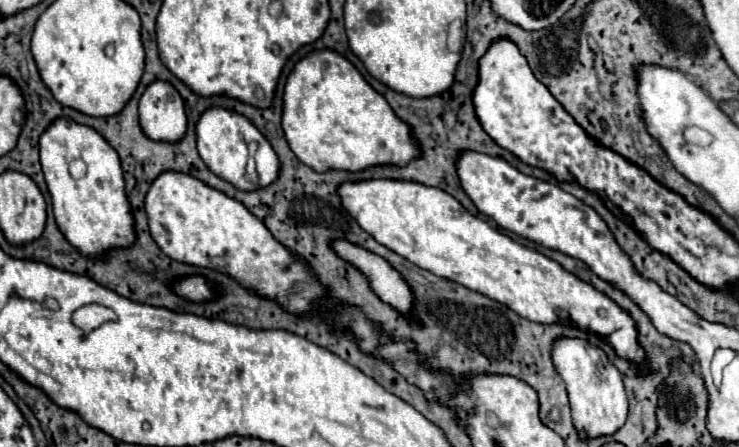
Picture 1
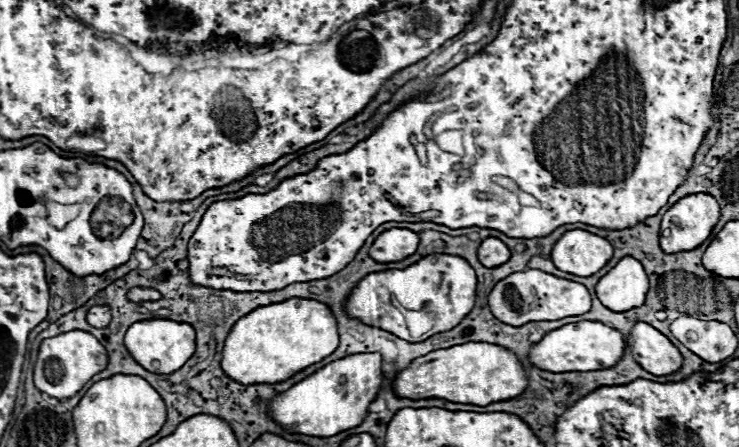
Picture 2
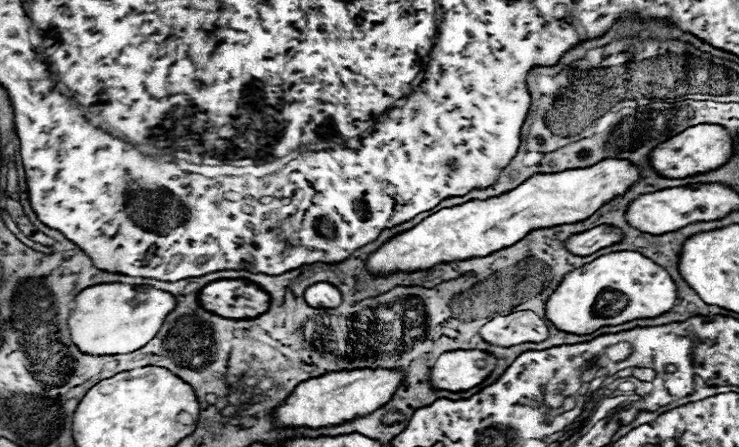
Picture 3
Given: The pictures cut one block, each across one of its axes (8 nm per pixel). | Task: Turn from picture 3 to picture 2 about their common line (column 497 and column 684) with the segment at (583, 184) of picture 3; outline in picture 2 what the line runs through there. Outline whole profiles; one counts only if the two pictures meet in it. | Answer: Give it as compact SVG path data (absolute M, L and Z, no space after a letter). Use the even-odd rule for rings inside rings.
M688 194L680 198L662 218L662 232L660 232L660 246L666 254L686 252L698 248L714 230L720 218L720 206L718 202L708 194Z

